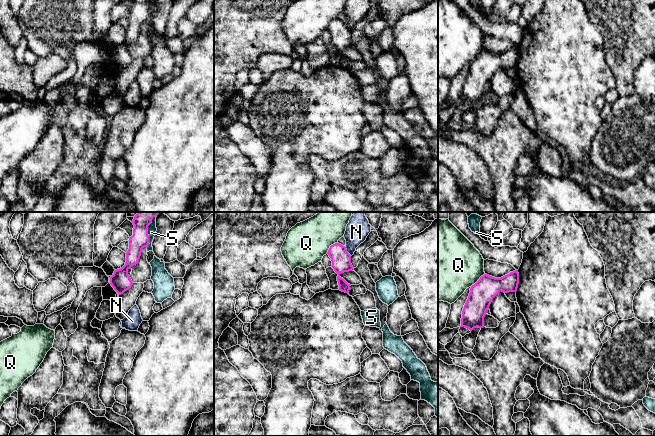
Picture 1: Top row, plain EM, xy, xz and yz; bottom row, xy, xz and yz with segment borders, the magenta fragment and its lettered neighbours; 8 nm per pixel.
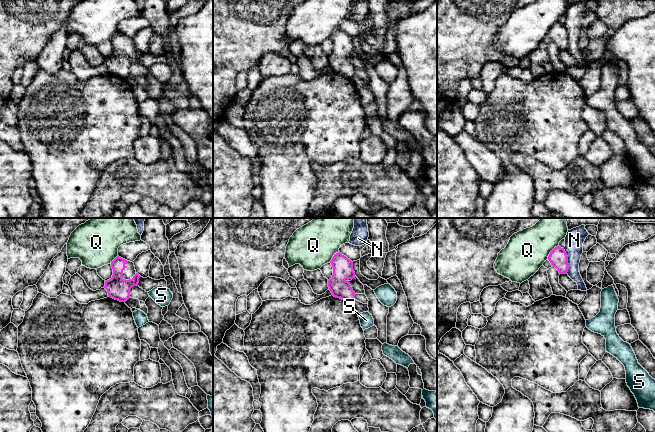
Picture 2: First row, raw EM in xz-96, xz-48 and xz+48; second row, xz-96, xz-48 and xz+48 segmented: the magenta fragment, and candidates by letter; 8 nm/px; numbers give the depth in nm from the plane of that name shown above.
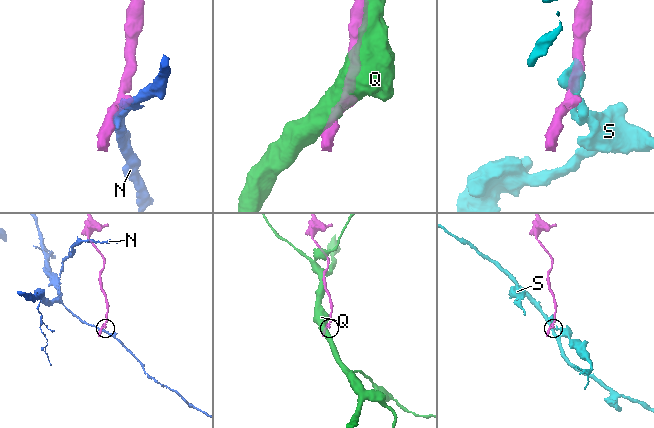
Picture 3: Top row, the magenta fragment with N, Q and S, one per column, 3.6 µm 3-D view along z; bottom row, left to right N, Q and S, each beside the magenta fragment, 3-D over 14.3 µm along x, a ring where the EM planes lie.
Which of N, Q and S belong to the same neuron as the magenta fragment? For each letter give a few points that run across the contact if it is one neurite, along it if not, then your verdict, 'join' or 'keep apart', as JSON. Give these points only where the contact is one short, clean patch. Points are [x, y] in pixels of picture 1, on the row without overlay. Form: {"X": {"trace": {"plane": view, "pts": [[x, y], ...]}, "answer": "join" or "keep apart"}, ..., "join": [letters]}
{"N": {"trace": {"plane": "xz", "pts": [[345, 23], [351, 31]]}, "answer": "keep apart"}, "Q": {"answer": "keep apart"}, "S": {"trace": {"plane": "xy", "pts": [[150, 0], [148, 2], [148, 20], [146, 22]]}, "answer": "keep apart"}, "join": []}

